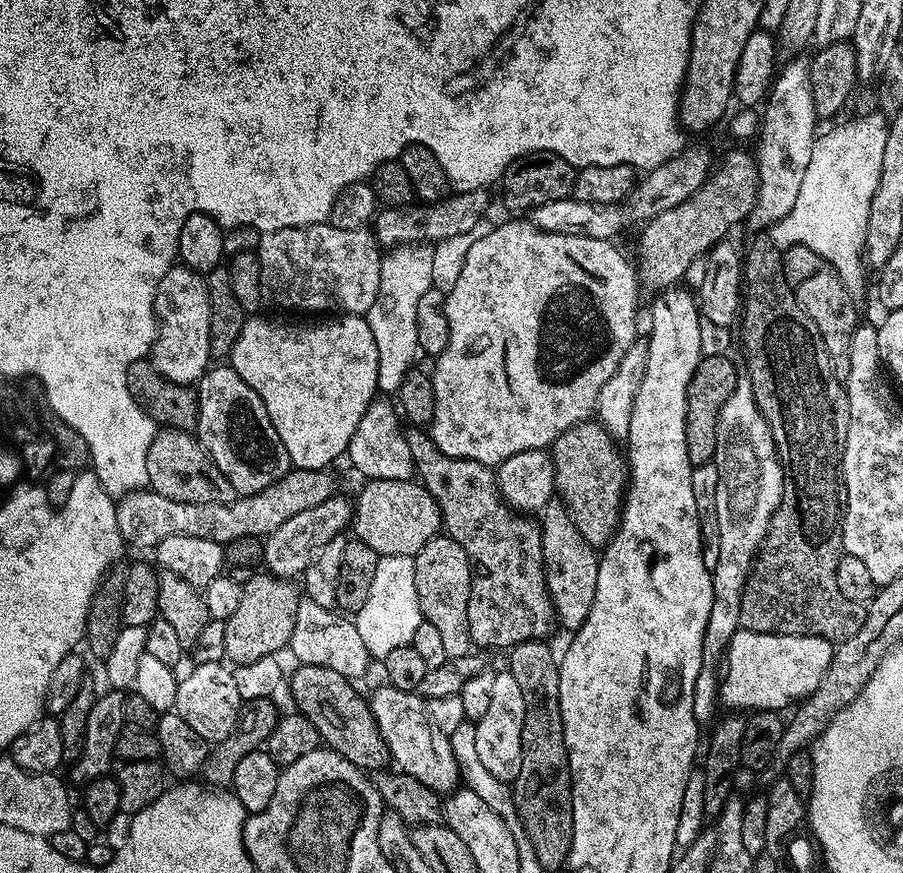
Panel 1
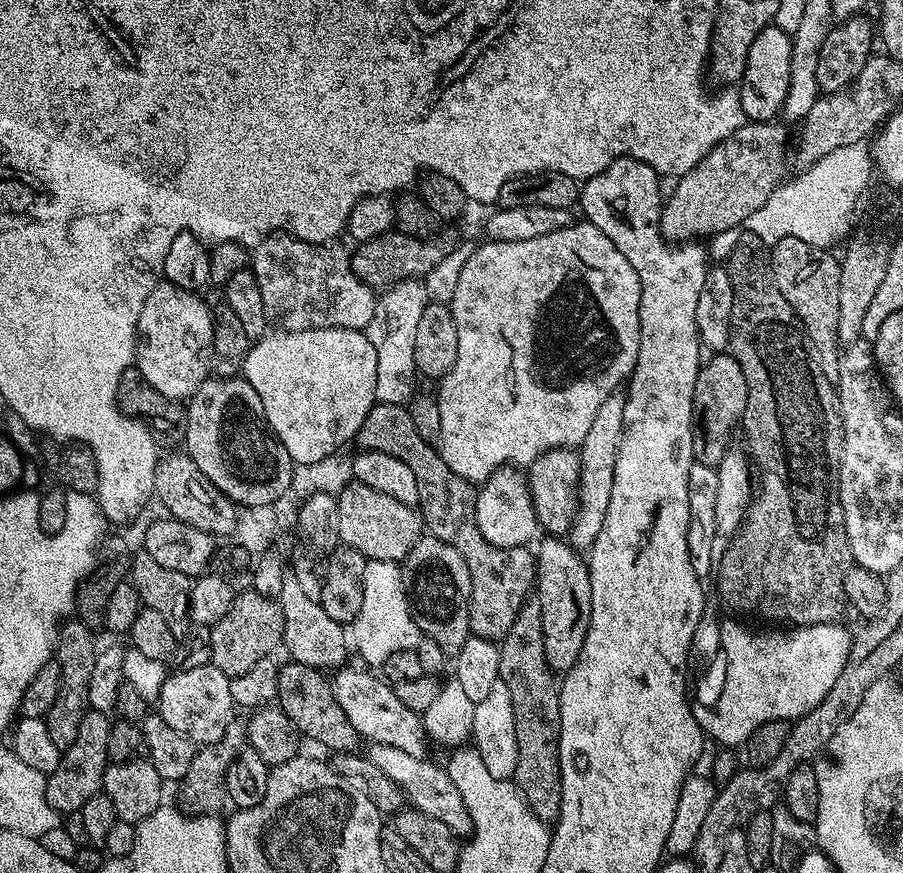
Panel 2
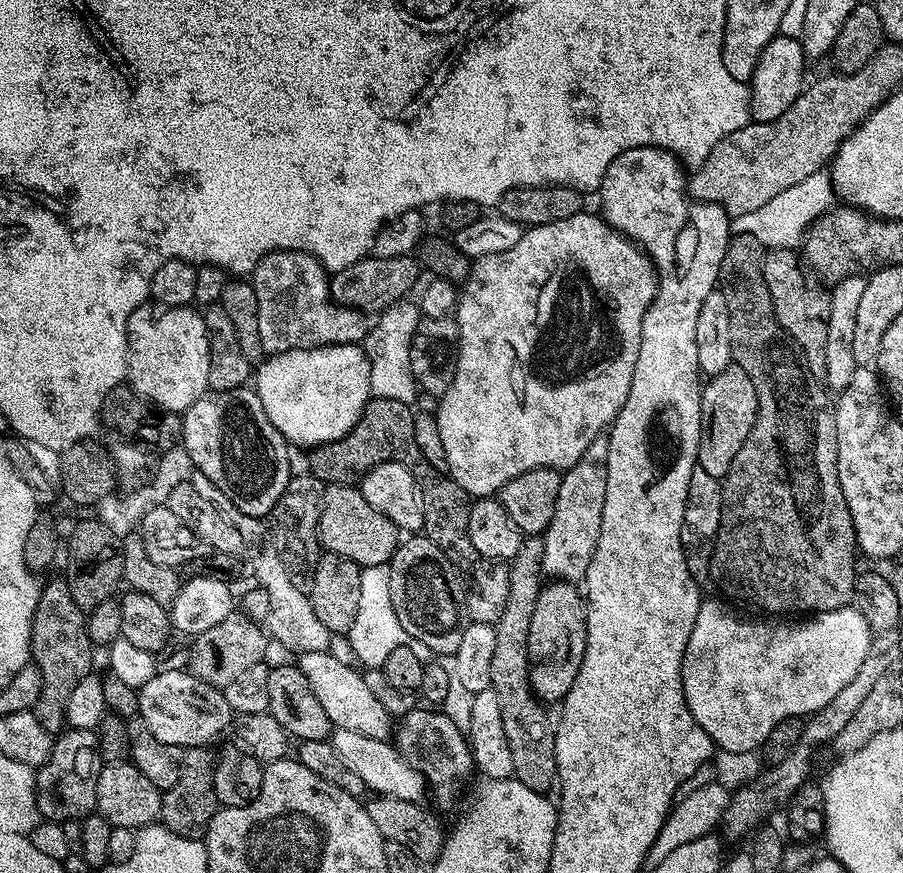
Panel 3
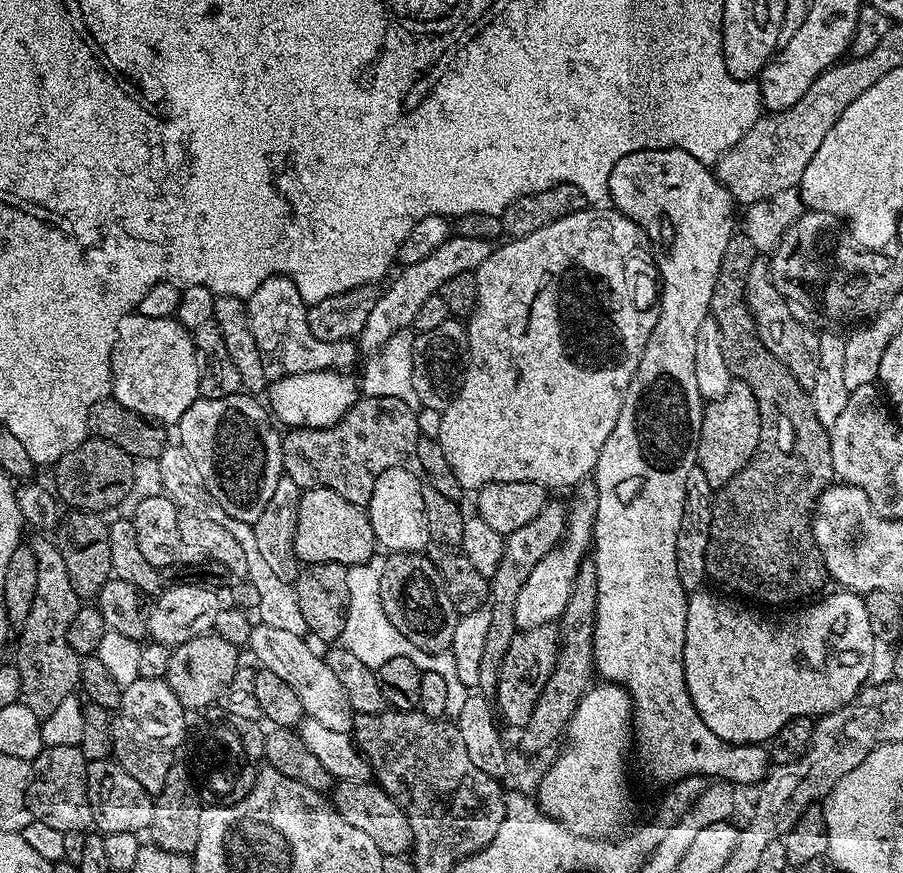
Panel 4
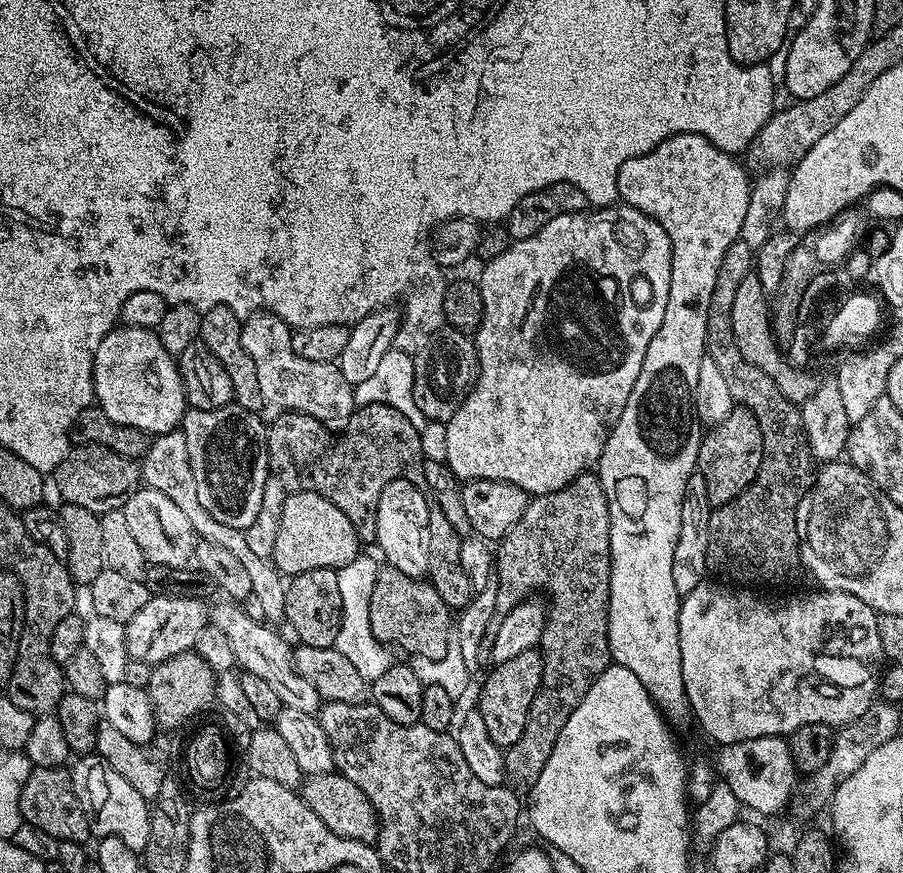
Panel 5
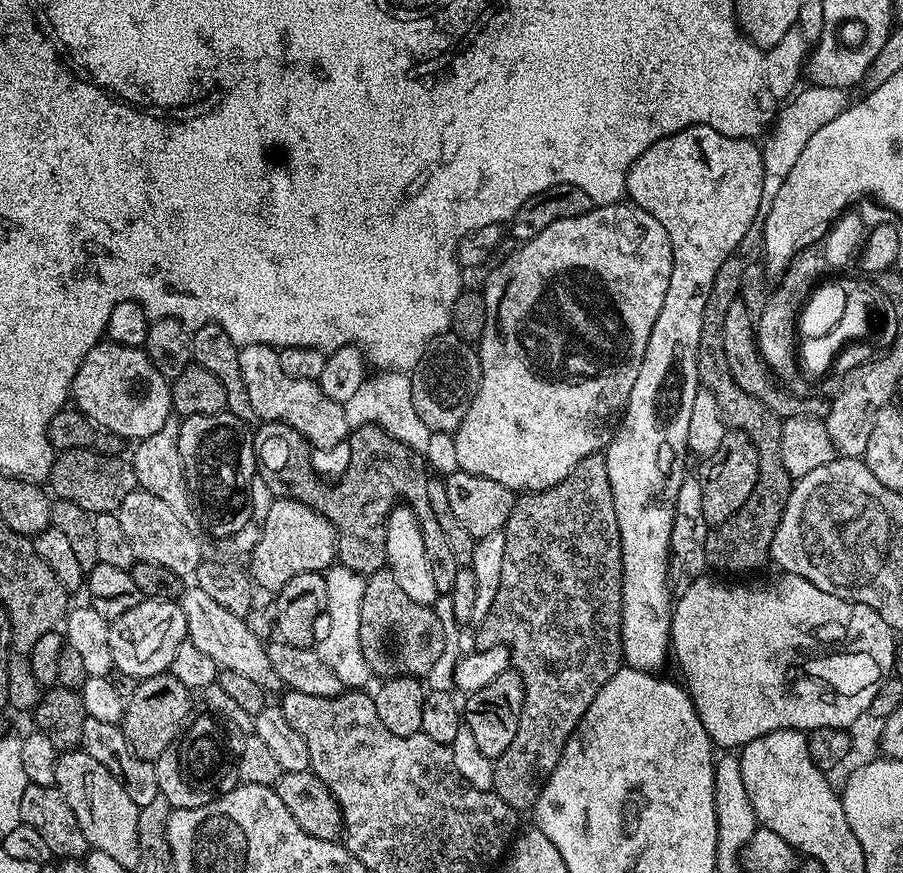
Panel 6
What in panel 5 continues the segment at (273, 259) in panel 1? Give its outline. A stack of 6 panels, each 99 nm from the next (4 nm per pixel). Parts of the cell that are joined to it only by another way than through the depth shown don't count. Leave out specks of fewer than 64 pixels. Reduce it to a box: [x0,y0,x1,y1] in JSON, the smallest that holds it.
[241,310,357,426]

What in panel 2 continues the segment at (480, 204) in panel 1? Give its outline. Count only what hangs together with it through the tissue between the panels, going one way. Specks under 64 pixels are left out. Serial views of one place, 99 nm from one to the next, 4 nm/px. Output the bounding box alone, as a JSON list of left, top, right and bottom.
[351,230,458,290]

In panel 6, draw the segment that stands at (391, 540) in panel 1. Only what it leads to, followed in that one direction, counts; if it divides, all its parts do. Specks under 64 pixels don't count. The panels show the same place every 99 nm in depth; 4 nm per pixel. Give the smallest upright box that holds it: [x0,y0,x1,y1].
[250,499,338,594]

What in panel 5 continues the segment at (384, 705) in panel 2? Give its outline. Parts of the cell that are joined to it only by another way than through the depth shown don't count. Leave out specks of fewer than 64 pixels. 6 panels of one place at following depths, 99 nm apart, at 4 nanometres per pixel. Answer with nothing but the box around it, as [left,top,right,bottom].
[210,602,322,713]

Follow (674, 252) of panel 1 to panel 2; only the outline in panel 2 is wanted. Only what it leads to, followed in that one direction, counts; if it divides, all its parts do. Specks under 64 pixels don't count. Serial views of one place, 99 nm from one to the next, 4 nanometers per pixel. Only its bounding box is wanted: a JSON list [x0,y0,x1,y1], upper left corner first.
[660,122,788,242]

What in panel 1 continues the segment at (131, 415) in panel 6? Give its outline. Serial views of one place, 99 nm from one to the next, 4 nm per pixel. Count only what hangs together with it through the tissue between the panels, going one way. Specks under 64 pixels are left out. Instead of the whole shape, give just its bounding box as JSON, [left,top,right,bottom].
[150,262,210,385]

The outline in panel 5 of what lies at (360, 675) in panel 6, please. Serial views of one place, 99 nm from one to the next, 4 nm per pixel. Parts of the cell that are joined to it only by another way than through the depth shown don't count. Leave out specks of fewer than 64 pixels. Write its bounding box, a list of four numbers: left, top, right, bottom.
[334,554,394,682]

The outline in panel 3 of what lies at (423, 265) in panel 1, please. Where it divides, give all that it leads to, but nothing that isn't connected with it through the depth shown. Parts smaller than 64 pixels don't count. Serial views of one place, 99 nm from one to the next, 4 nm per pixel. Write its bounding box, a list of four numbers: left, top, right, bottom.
[362,302,422,406]

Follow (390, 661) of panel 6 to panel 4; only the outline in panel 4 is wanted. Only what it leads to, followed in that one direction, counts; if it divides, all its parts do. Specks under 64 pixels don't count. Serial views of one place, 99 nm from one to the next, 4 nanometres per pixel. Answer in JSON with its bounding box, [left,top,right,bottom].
[380,552,458,654]

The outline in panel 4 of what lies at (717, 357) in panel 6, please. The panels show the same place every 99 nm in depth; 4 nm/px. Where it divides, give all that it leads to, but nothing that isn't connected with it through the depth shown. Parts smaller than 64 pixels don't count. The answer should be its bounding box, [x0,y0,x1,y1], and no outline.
[706,234,833,604]

